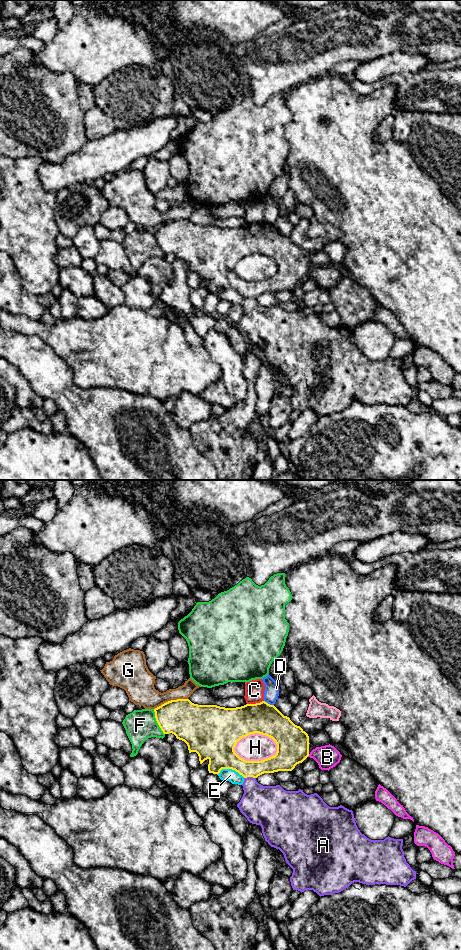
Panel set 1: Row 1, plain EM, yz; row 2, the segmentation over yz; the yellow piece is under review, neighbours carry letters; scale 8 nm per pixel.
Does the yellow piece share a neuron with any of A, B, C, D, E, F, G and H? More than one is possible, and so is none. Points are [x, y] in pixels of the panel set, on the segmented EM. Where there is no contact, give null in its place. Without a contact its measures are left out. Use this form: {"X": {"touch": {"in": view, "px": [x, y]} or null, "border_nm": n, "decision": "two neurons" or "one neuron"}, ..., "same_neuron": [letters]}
{"A": {"touch": {"in": "yz", "px": [249, 776]}, "border_nm": 100, "decision": "two neurons"}, "B": {"touch": {"in": "yz", "px": [308, 755]}, "border_nm": 30, "decision": "two neurons"}, "C": {"touch": {"in": "yz", "px": [256, 703]}, "border_nm": 140, "decision": "two neurons"}, "D": {"touch": {"in": "yz", "px": [269, 704]}, "border_nm": 90, "decision": "two neurons"}, "E": {"touch": {"in": "yz", "px": [231, 768]}, "border_nm": 220, "decision": "two neurons"}, "F": {"touch": {"in": "yz", "px": [157, 722]}, "border_nm": 220, "decision": "two neurons"}, "G": {"touch": {"in": "yz", "px": [171, 700]}, "border_nm": 280, "decision": "two neurons"}, "H": {"touch": {"in": "yz", "px": [253, 733]}, "border_nm": 360, "decision": "two neurons"}, "same_neuron": []}

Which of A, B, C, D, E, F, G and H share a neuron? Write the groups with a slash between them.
A E / B / C G / D / F / H

